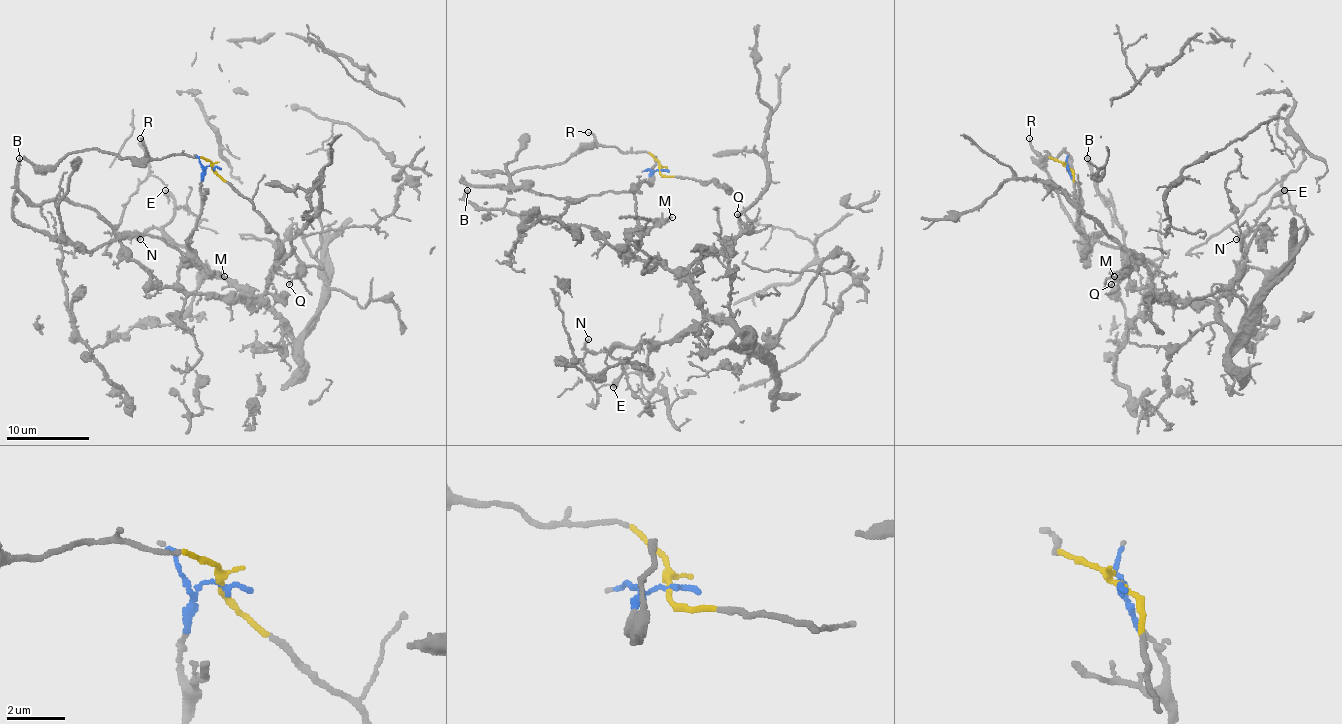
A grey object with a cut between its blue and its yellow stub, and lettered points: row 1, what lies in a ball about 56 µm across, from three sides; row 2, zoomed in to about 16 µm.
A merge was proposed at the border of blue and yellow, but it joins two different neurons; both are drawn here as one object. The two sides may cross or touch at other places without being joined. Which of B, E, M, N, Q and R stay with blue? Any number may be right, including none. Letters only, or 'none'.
B, E, M, N, Q

